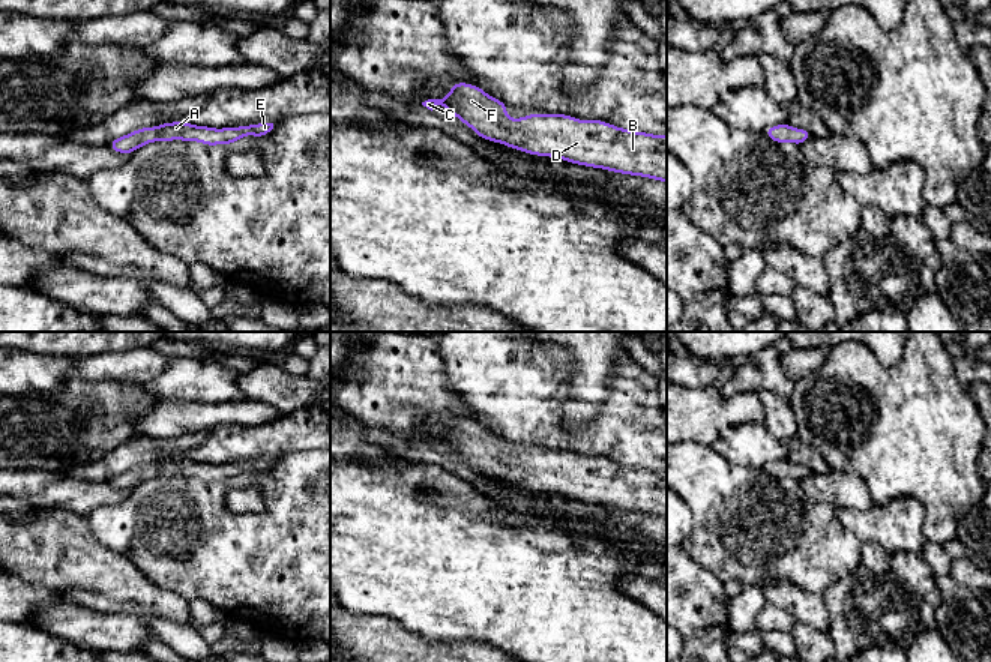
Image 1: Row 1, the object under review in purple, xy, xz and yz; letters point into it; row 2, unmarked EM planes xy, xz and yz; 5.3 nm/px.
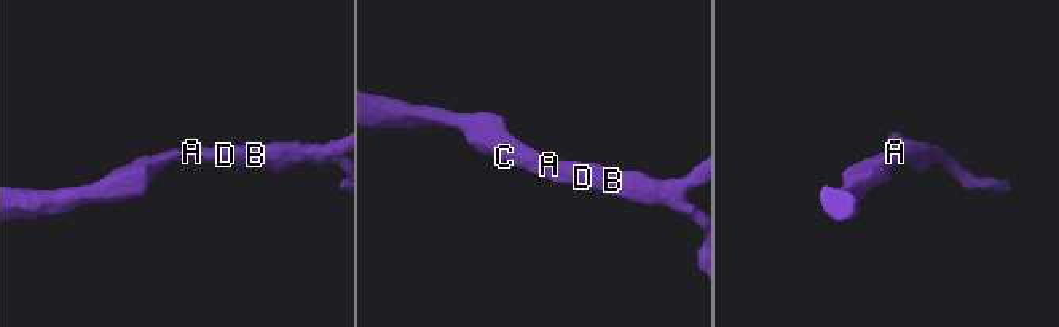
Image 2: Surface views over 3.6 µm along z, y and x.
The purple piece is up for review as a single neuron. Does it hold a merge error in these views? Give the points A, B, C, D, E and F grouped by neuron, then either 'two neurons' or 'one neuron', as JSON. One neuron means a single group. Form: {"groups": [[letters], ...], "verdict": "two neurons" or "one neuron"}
{"groups": [["A", "B", "C", "D", "E", "F"]], "verdict": "one neuron"}

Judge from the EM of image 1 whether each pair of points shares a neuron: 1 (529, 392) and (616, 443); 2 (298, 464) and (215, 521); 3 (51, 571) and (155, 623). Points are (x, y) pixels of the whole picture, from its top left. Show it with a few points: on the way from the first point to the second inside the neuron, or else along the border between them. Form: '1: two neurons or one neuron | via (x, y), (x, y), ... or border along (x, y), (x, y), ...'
1: one neuron | via (541, 416), (566, 442), (592, 443)
2: one neuron | via (293, 490), (260, 523), (240, 523)
3: two neurons | border along (140, 616), (159, 616), (177, 622)

